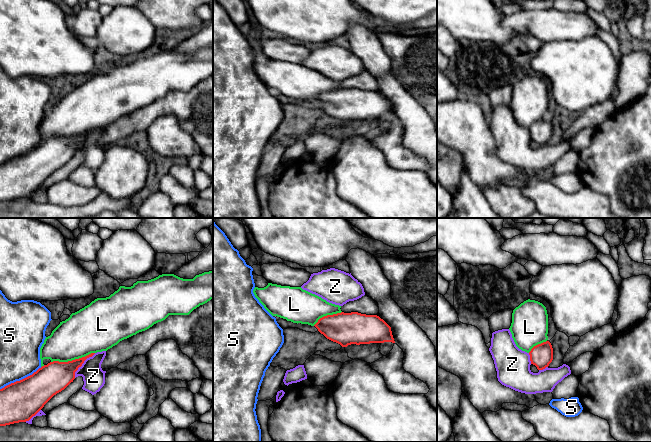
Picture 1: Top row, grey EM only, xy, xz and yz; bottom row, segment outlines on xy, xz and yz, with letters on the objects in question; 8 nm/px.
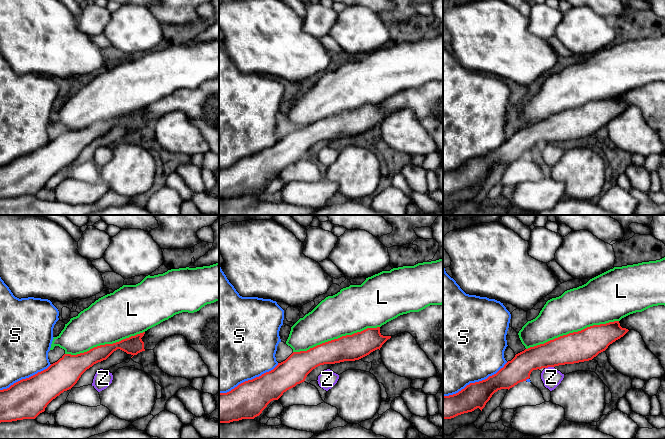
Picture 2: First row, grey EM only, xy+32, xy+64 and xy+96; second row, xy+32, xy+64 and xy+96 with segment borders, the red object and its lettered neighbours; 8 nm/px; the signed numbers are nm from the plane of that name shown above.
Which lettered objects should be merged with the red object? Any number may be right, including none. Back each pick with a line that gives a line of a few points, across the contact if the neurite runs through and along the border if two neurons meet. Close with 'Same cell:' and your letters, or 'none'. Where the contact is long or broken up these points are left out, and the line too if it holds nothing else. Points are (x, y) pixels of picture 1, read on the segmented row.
Same cell: L

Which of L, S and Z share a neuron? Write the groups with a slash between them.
L / S / Z

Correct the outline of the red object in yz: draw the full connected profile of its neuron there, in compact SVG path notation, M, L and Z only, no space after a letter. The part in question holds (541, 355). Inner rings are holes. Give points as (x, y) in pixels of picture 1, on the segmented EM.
M549 341L534 346L529 352L531 364L538 370L543 370L549 366L553 360L553 348Z

